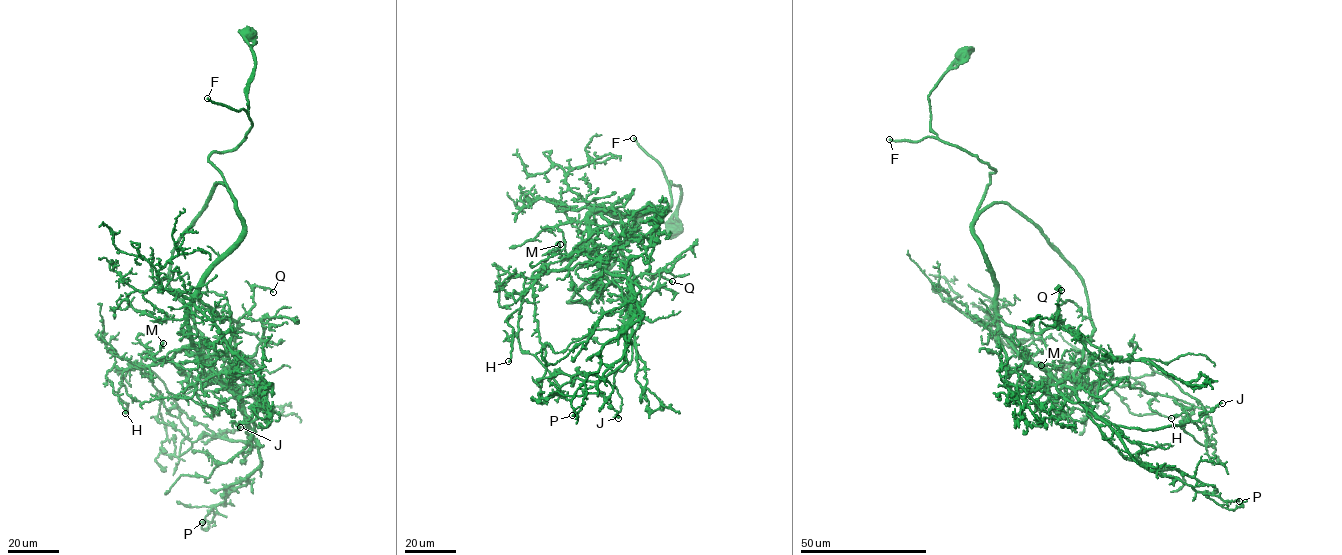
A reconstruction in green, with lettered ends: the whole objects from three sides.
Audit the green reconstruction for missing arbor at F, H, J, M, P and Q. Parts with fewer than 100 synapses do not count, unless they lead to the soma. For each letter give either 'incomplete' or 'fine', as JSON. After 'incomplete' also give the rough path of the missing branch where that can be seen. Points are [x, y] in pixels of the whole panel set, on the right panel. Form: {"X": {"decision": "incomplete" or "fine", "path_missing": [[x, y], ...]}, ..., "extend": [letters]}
{"F": {"decision": "incomplete", "path_missing": [[889, 139], [861, 182], [852, 207], [853, 218], [862, 235], [880, 251], [921, 272]]}, "H": {"decision": "fine"}, "J": {"decision": "fine"}, "M": {"decision": "fine"}, "P": {"decision": "fine"}, "Q": {"decision": "fine"}, "extend": ["F"]}

